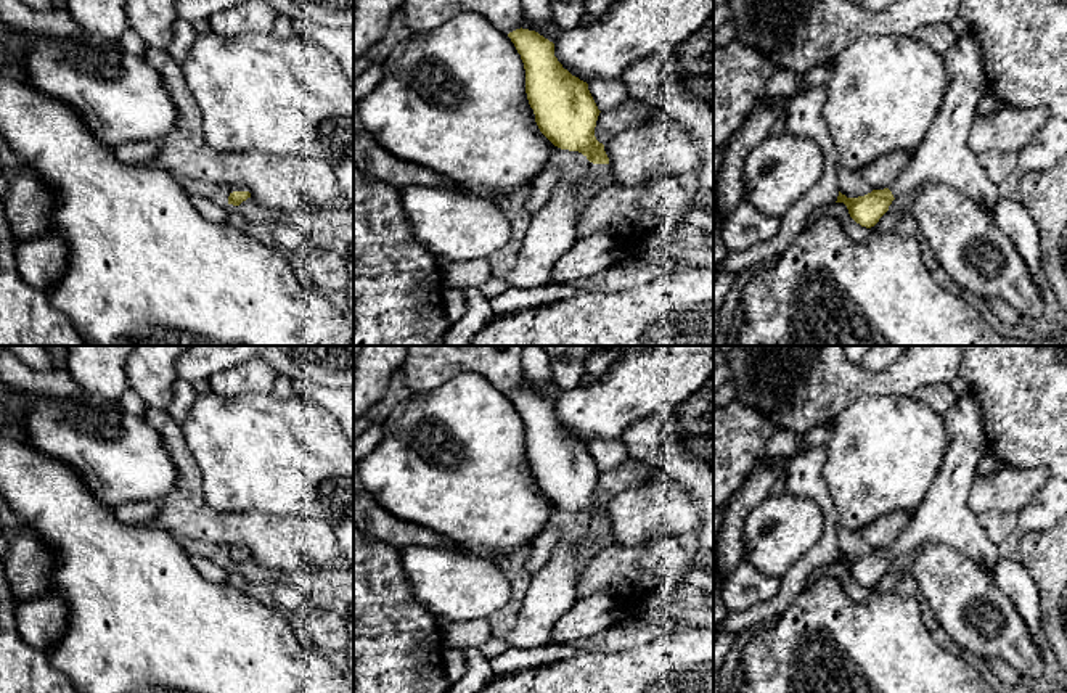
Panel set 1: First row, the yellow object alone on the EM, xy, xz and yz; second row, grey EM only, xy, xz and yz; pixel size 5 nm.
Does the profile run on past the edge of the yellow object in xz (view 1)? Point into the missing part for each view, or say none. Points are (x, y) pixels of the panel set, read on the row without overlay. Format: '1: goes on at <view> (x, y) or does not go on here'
1: goes on at xz (596, 533)

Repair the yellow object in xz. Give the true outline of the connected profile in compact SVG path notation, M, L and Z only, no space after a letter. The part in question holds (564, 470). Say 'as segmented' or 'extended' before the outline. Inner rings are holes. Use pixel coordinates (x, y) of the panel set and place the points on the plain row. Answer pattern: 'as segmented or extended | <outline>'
extended | M516 389L508 394L525 429L525 453L540 492L558 508L578 511L588 521L588 531L580 539L585 552L596 552L601 540L612 531L604 505L595 497L599 470L588 450L588 444L572 436L554 416L554 404L535 391Z

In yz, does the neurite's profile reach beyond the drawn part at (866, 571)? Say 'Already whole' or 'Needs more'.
Needs more

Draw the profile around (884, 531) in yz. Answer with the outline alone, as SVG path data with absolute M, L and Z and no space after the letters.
M897 510L861 529L863 539L873 550L890 548L906 529L914 511Z

